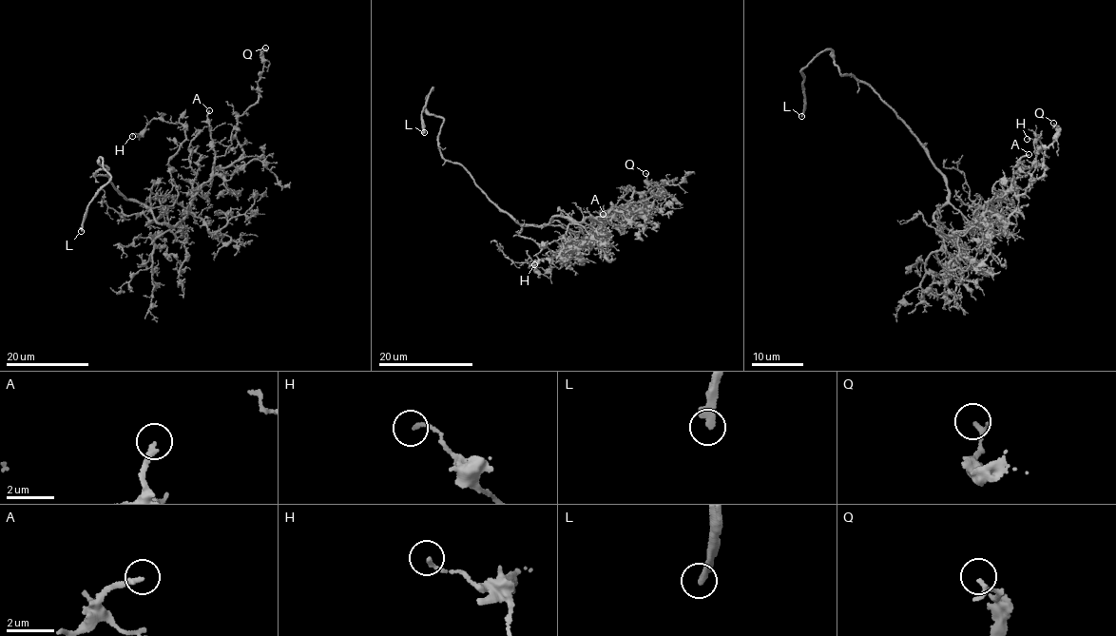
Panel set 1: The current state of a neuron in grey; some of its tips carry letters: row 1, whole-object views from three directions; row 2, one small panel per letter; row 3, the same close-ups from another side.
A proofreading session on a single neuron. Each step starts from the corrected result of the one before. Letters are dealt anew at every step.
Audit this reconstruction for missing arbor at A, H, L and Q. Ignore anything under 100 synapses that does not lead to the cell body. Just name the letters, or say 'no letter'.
L

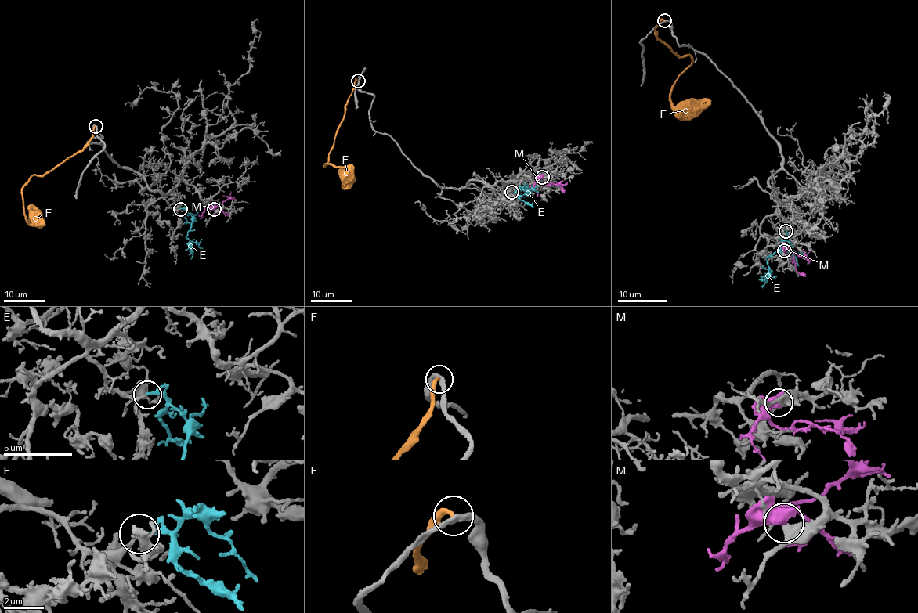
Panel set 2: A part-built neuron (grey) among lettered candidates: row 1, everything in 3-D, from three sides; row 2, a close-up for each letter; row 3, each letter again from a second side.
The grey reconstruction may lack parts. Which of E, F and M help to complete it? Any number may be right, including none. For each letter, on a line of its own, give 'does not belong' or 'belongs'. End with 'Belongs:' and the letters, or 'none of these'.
E: belongs
F: does not belong
M: does not belong
Belongs: E

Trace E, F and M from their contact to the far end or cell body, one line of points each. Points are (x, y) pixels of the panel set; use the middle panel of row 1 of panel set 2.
E: (512, 192), (524, 188), (519, 188), (531, 195)
F: (358, 81), (346, 106), (329, 161), (324, 167), (327, 164), (340, 167), (341, 180), (348, 189)
M: (542, 176), (539, 181), (542, 184), (558, 185), (567, 182)

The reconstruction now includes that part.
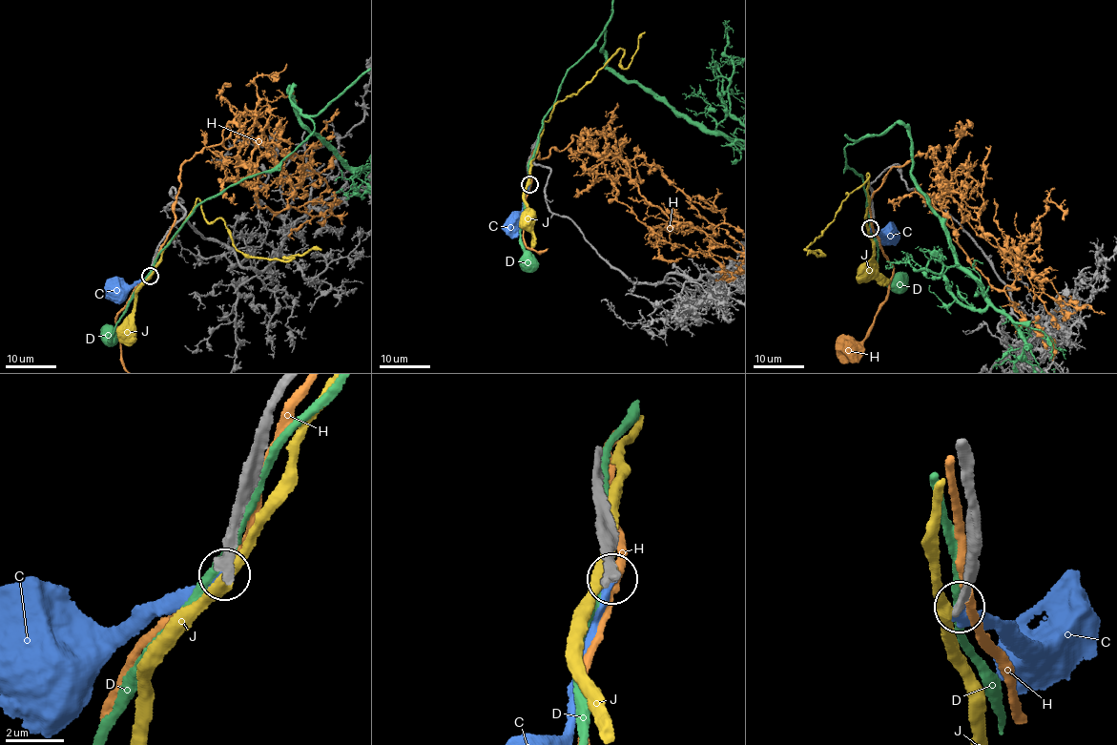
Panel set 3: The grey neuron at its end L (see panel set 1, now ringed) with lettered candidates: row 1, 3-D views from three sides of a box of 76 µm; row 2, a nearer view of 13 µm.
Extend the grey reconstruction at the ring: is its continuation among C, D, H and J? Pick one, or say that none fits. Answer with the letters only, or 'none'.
C

